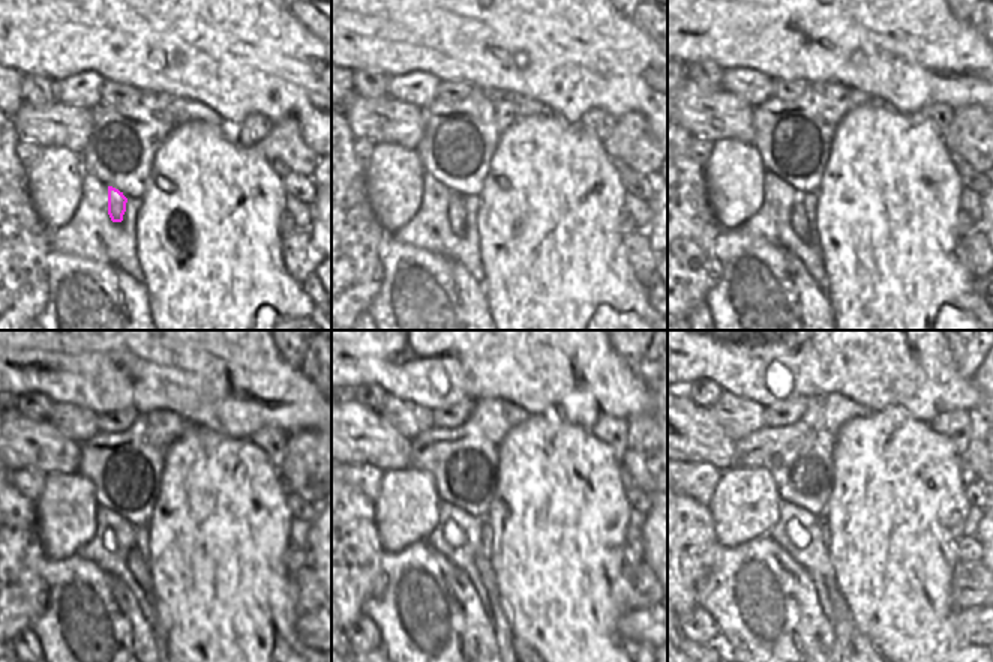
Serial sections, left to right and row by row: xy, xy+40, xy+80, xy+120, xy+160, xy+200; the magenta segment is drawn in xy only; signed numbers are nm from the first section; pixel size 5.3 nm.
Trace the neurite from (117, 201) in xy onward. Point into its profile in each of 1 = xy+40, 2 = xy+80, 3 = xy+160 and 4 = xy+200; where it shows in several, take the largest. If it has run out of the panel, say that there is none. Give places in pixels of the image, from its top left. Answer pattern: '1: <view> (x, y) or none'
1: xy+40 (456, 210)
2: xy+80 (800, 224)
3: xy+160 (504, 635)
4: xy+200 (848, 635)

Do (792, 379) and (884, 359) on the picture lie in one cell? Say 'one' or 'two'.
one

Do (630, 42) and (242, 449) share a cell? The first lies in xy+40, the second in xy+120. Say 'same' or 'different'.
different

